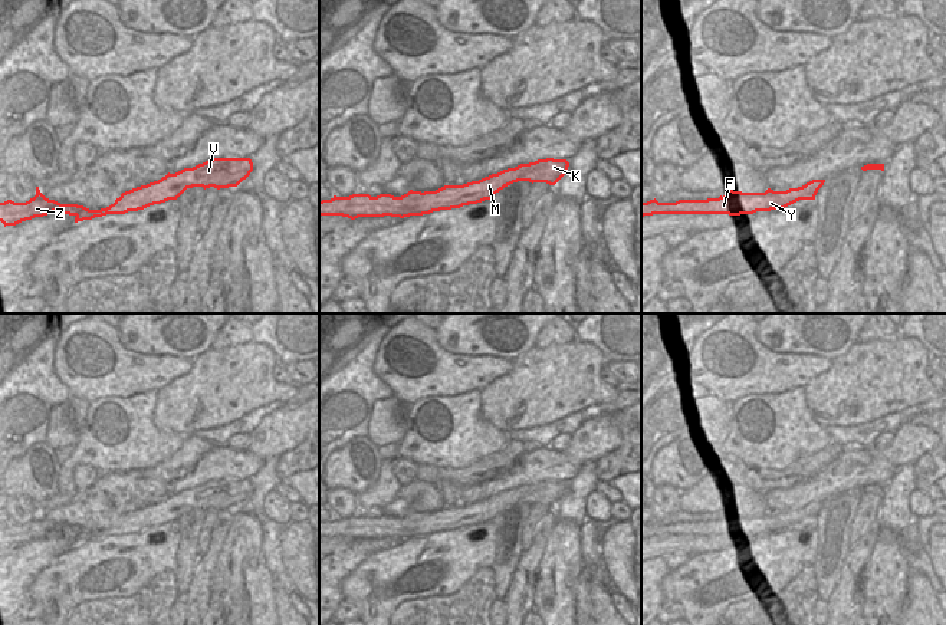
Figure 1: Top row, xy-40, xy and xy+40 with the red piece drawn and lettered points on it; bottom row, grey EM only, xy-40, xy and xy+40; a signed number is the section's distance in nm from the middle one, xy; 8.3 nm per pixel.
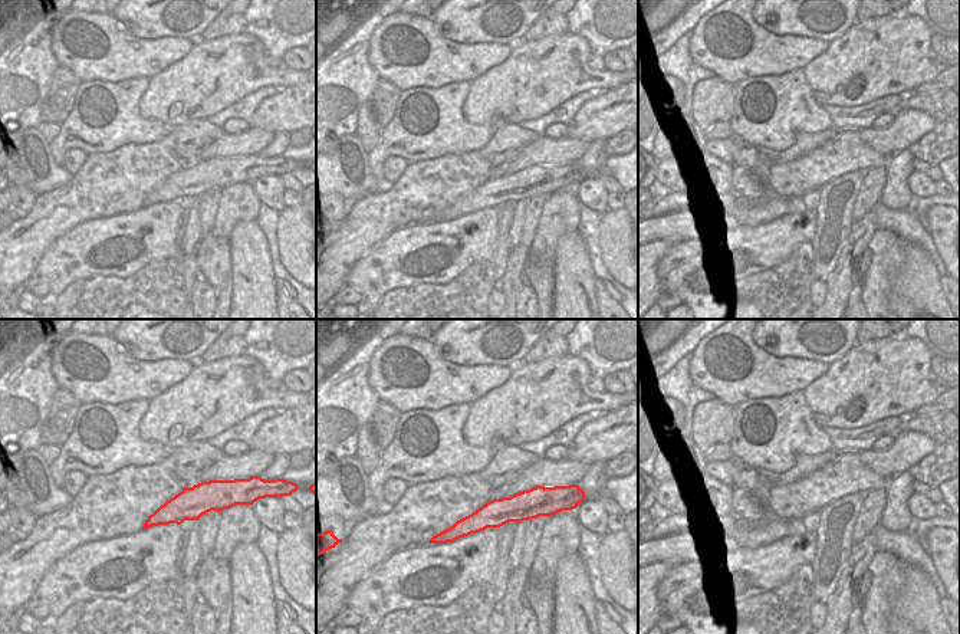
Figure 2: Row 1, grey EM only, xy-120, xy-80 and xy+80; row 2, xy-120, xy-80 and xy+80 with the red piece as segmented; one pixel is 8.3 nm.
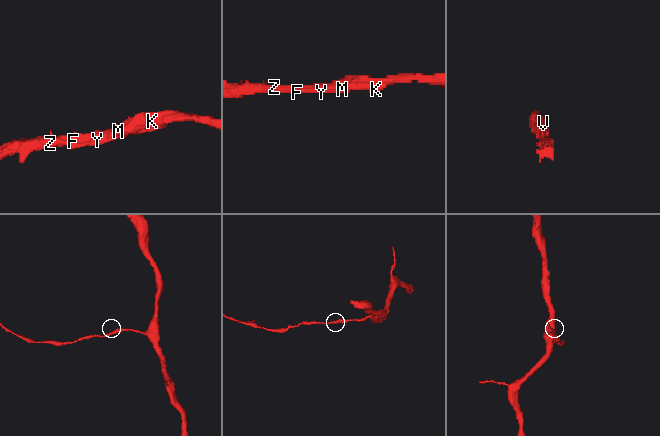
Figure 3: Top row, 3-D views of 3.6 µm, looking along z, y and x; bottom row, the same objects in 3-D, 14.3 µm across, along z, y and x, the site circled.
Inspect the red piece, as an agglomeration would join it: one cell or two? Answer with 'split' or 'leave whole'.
leave whole

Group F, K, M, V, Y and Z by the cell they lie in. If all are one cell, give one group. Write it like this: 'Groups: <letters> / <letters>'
Groups: F K M V Y Z

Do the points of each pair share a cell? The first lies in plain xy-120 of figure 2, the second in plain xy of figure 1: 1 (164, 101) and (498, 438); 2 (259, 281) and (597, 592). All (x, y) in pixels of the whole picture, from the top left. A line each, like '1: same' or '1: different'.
1: different
2: different

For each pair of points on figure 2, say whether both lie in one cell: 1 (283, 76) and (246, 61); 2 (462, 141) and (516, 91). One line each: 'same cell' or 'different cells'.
1: same cell
2: different cells

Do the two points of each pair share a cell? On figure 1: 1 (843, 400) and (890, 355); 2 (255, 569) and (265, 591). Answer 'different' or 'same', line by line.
1: same
2: same

